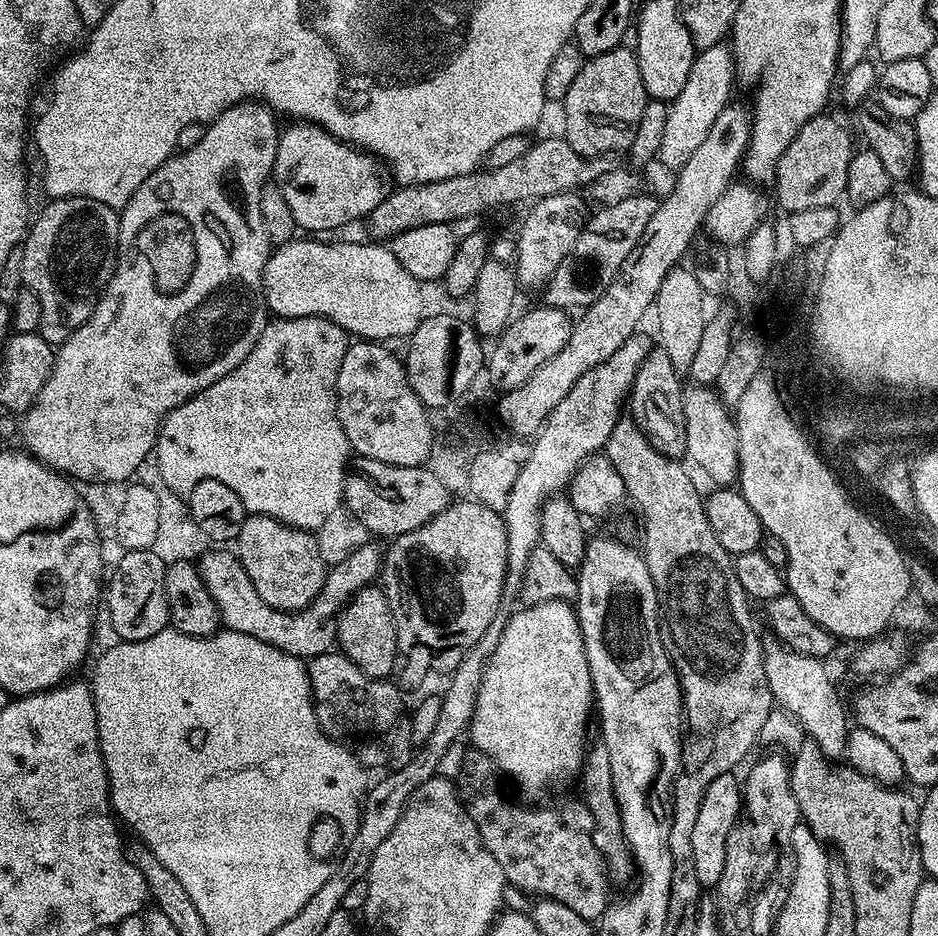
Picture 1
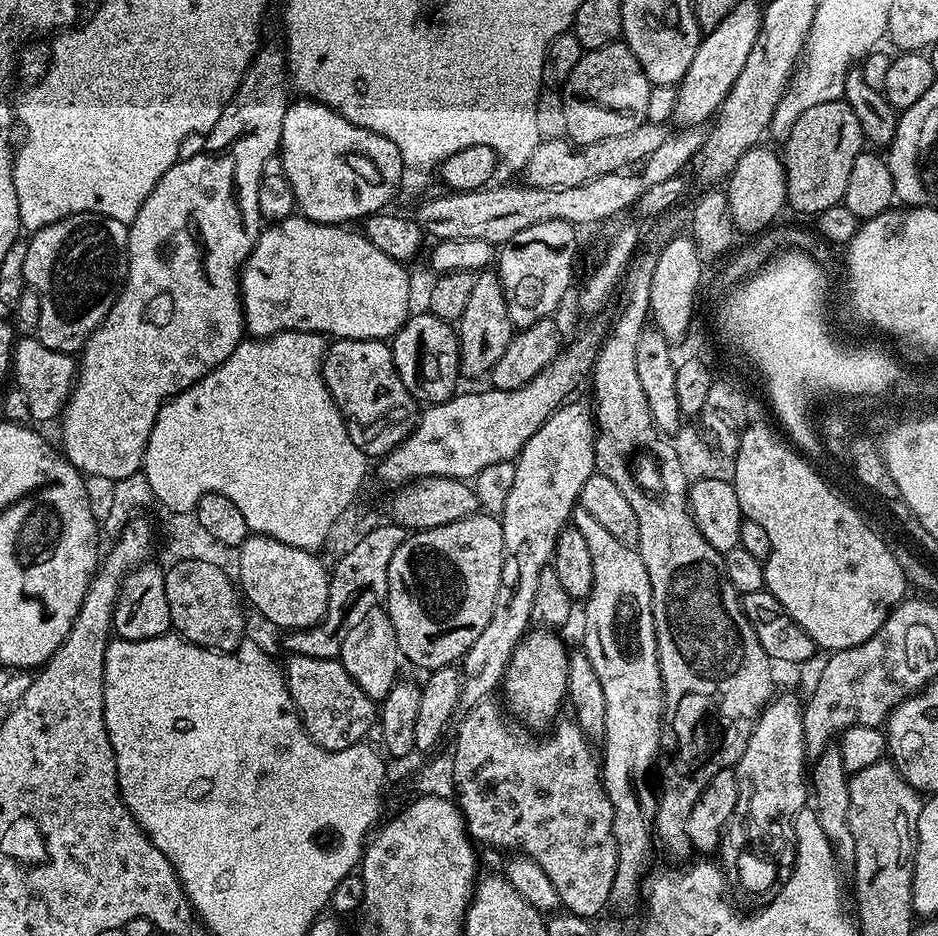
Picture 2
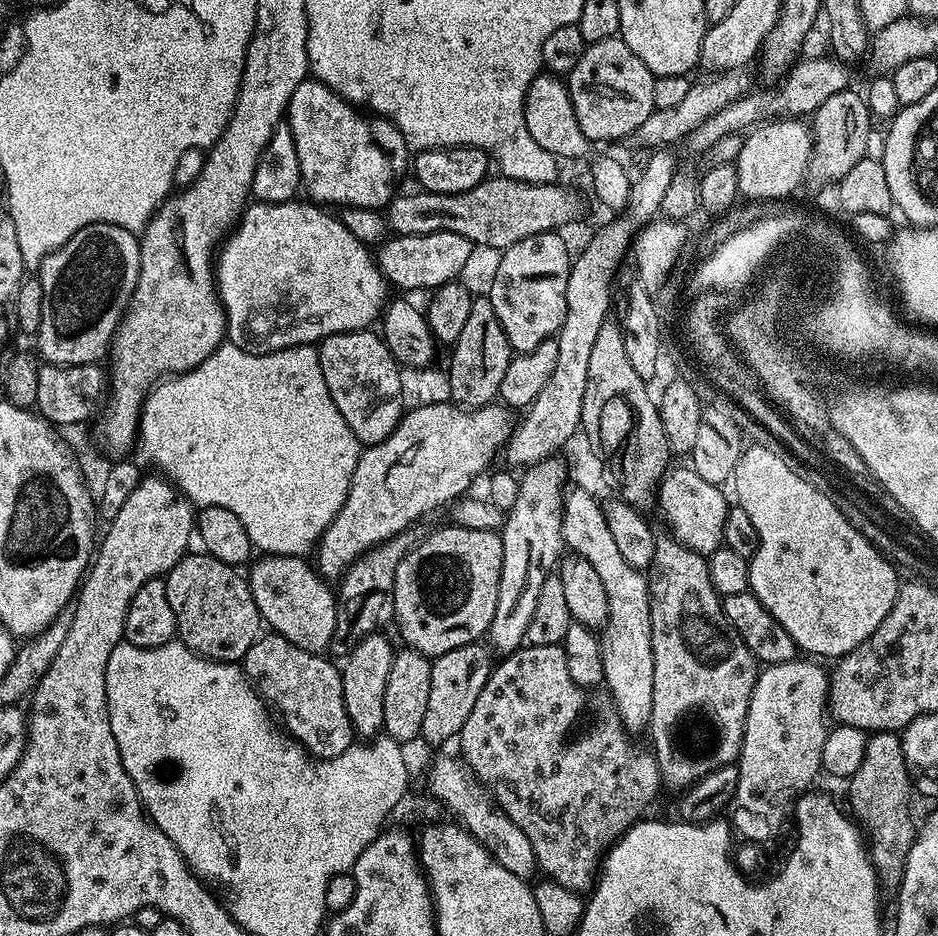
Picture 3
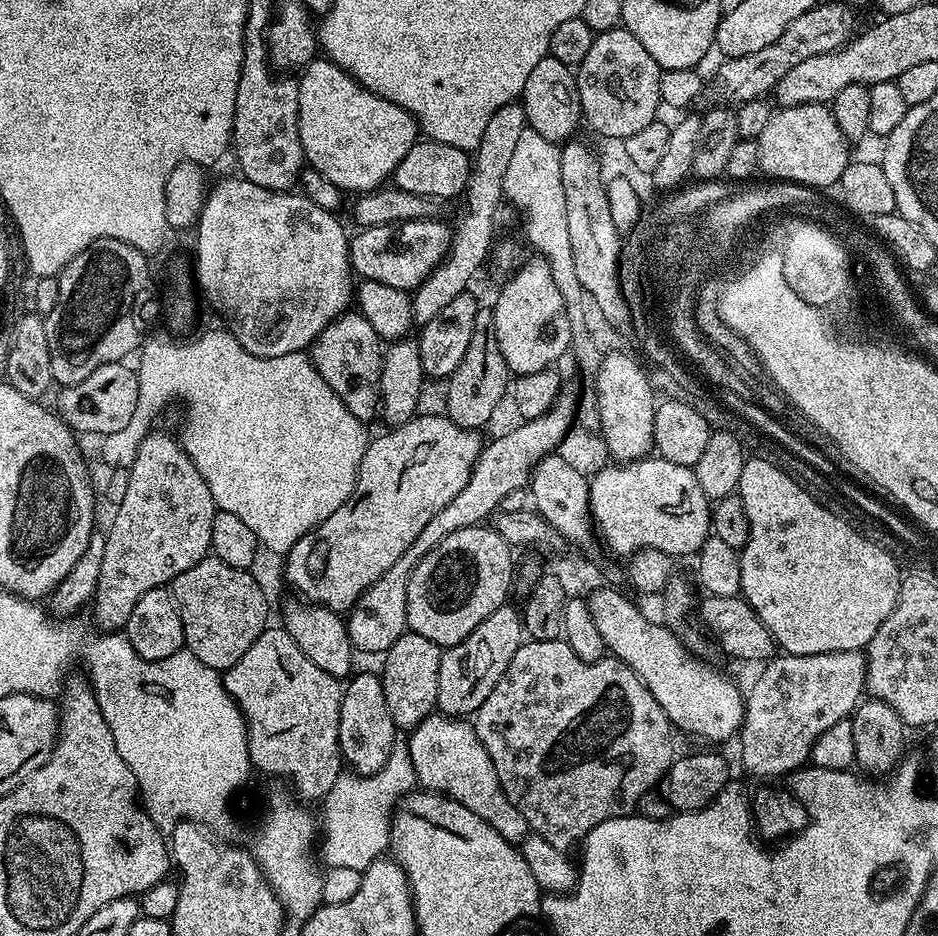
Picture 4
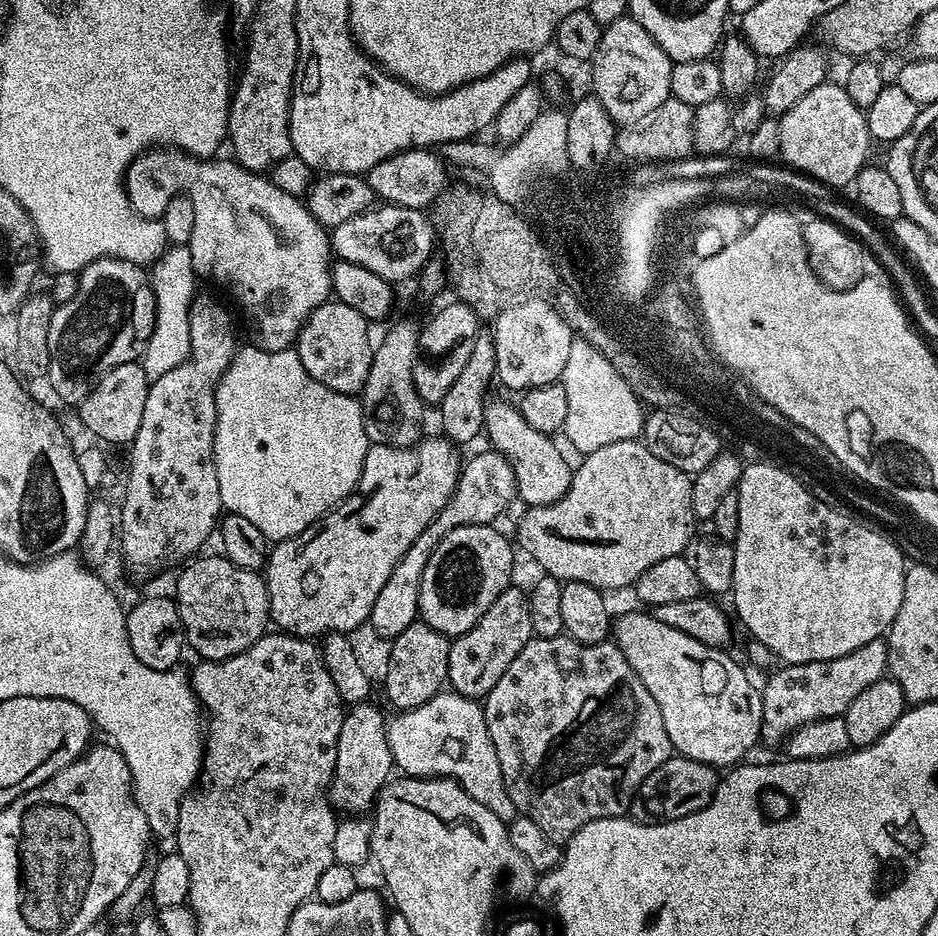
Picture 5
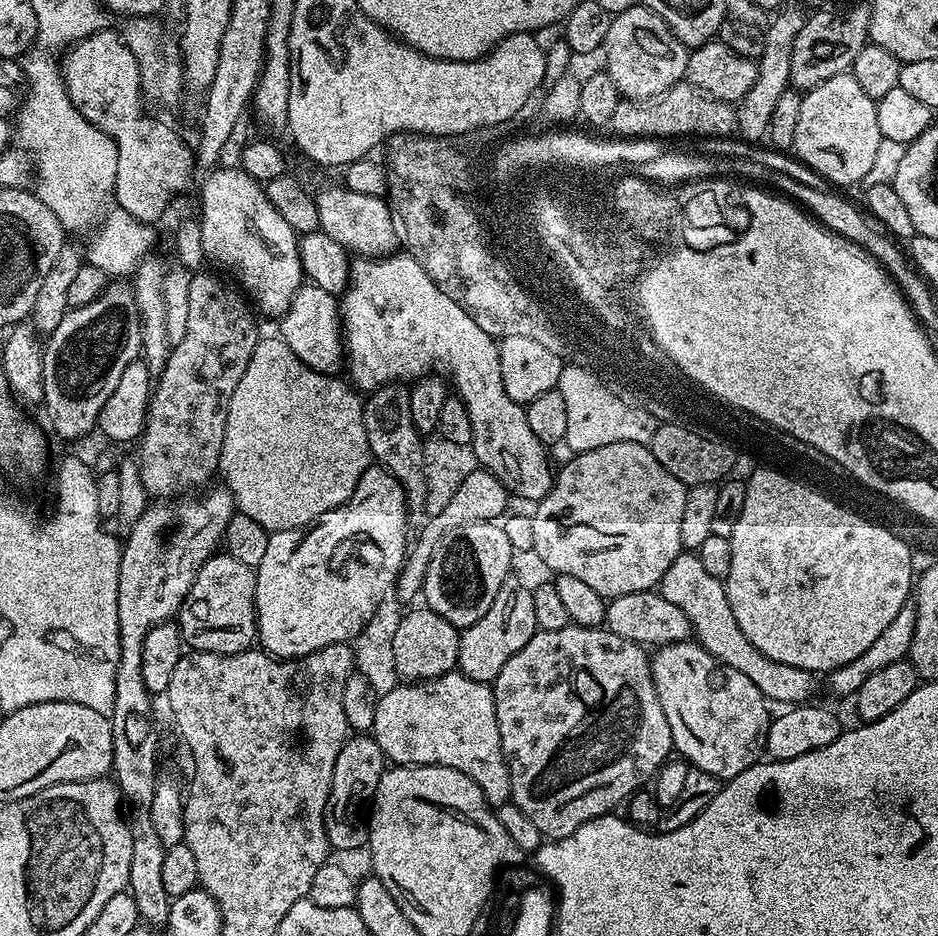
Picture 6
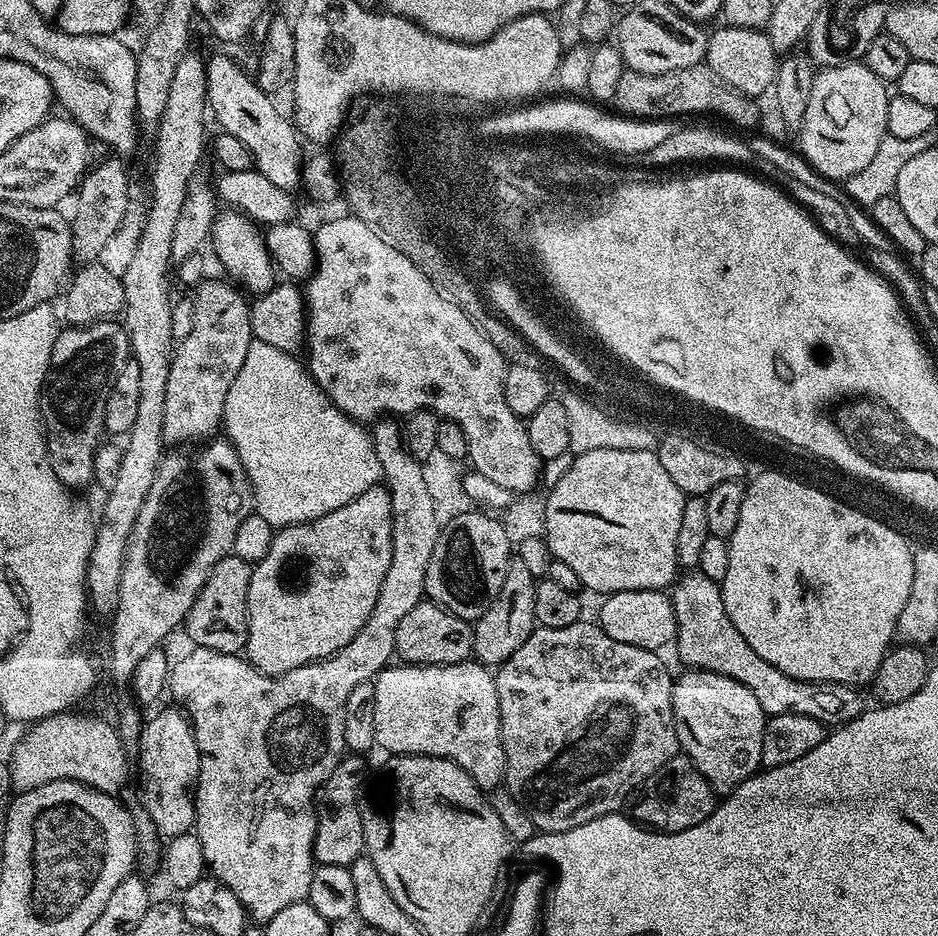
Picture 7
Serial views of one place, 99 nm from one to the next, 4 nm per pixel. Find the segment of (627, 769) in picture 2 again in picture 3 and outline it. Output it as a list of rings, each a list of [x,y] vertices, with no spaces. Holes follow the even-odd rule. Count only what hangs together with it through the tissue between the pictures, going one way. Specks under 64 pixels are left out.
[[[573,487],[564,498],[562,518],[564,543],[575,555],[586,558],[606,590],[608,620],[599,633],[606,691],[616,705],[625,728],[649,727],[654,694],[654,654],[652,653],[652,619],[648,597],[648,577],[641,569],[630,566],[618,550],[606,526],[601,501],[586,491]]]

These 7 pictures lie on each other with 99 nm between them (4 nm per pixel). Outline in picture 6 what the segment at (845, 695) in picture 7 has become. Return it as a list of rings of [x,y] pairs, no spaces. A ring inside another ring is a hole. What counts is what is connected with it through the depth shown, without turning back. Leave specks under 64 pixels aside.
[[[682,550],[678,554],[678,558],[674,558],[674,562],[670,562],[666,574],[662,574],[658,591],[662,598],[666,598],[666,602],[678,606],[678,610],[682,610],[682,614],[686,614],[686,618],[692,627],[695,643],[703,646],[716,660],[738,670],[738,674],[746,674],[746,678],[750,678],[750,682],[754,682],[754,686],[758,686],[758,690],[764,695],[765,701],[777,700],[778,703],[784,704],[780,706],[799,706],[811,697],[808,695],[815,688],[817,677],[798,666],[786,666],[782,662],[774,662],[774,658],[766,658],[766,654],[762,654],[762,650],[758,650],[758,646],[754,646],[754,642],[750,642],[750,638],[746,638],[746,634],[742,634],[742,630],[734,618],[734,610],[730,610],[725,581],[714,578],[714,574],[709,574],[702,567],[700,557],[695,551]]]

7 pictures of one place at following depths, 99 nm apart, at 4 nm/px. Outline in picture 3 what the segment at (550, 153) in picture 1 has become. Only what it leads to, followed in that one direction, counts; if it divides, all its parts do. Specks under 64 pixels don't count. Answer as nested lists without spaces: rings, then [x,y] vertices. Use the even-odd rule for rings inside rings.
[[[747,67],[731,68],[725,72],[701,75],[701,80],[693,79],[690,90],[683,96],[682,102],[678,102],[678,106],[655,109],[650,114],[650,118],[646,118],[646,122],[642,122],[642,126],[638,126],[638,130],[632,132],[631,143],[641,144],[642,147],[648,148],[647,150],[676,146],[679,140],[681,143],[706,118],[710,118],[711,115],[718,114],[718,110],[730,106],[730,102],[743,100],[745,96],[749,95],[753,85],[751,86],[752,76],[748,71]]]

